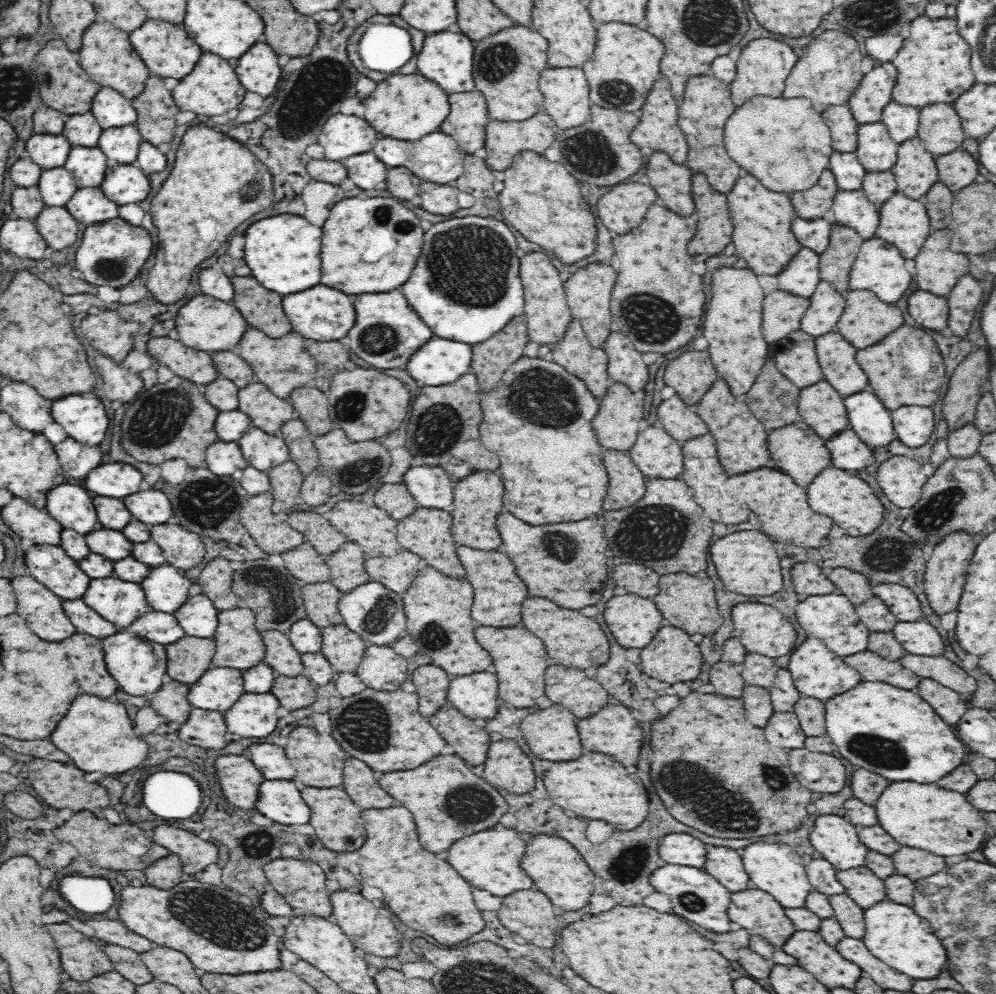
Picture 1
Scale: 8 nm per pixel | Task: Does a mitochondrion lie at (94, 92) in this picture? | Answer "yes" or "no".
no

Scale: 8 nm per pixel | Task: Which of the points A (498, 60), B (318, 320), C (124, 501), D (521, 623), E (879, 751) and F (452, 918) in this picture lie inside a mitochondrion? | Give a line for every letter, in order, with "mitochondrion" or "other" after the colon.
A: mitochondrion
B: other
C: other
D: other
E: mitochondrion
F: mitochondrion

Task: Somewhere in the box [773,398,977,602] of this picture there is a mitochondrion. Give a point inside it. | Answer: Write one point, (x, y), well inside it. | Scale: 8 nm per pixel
(930, 518)

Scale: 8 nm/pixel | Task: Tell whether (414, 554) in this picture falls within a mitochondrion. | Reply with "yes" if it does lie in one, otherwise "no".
no

